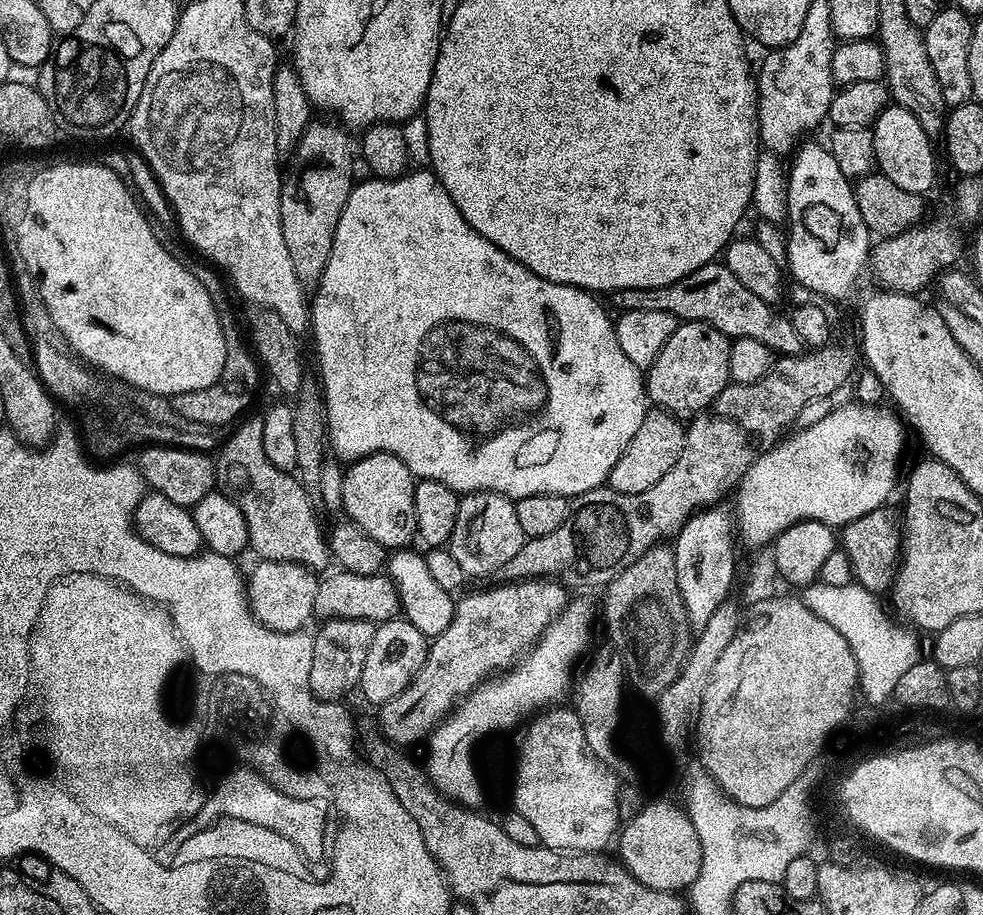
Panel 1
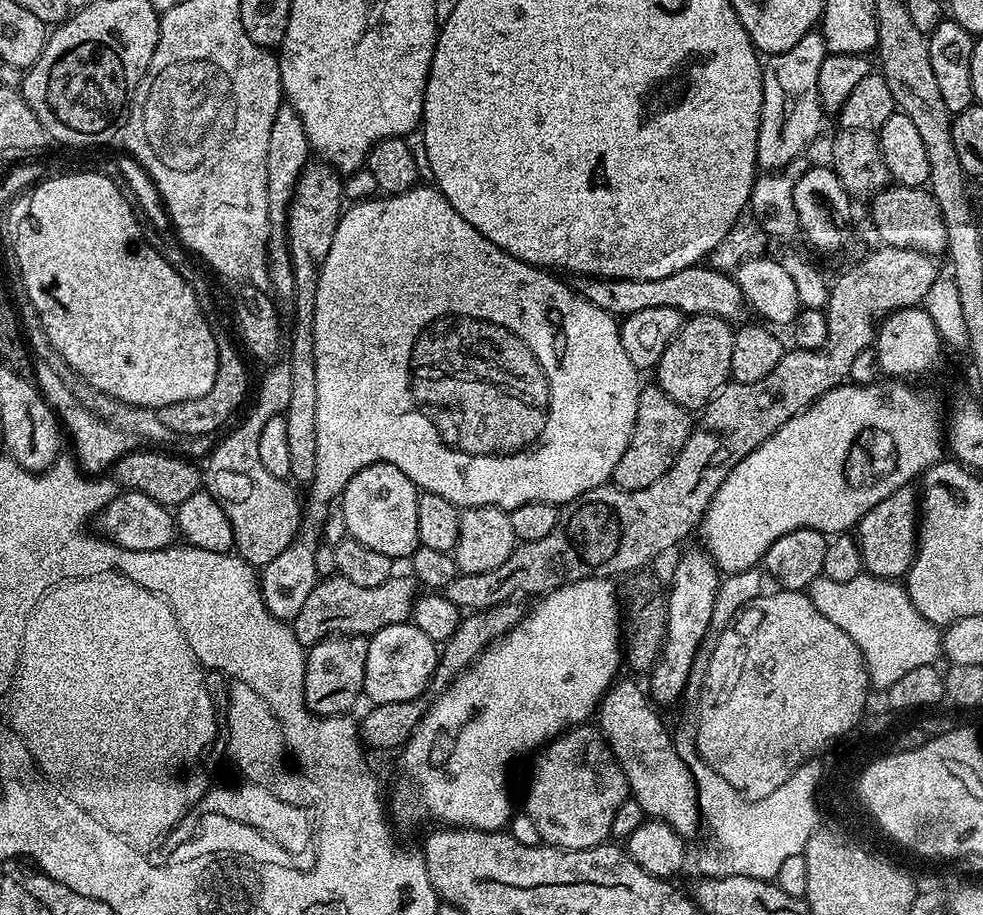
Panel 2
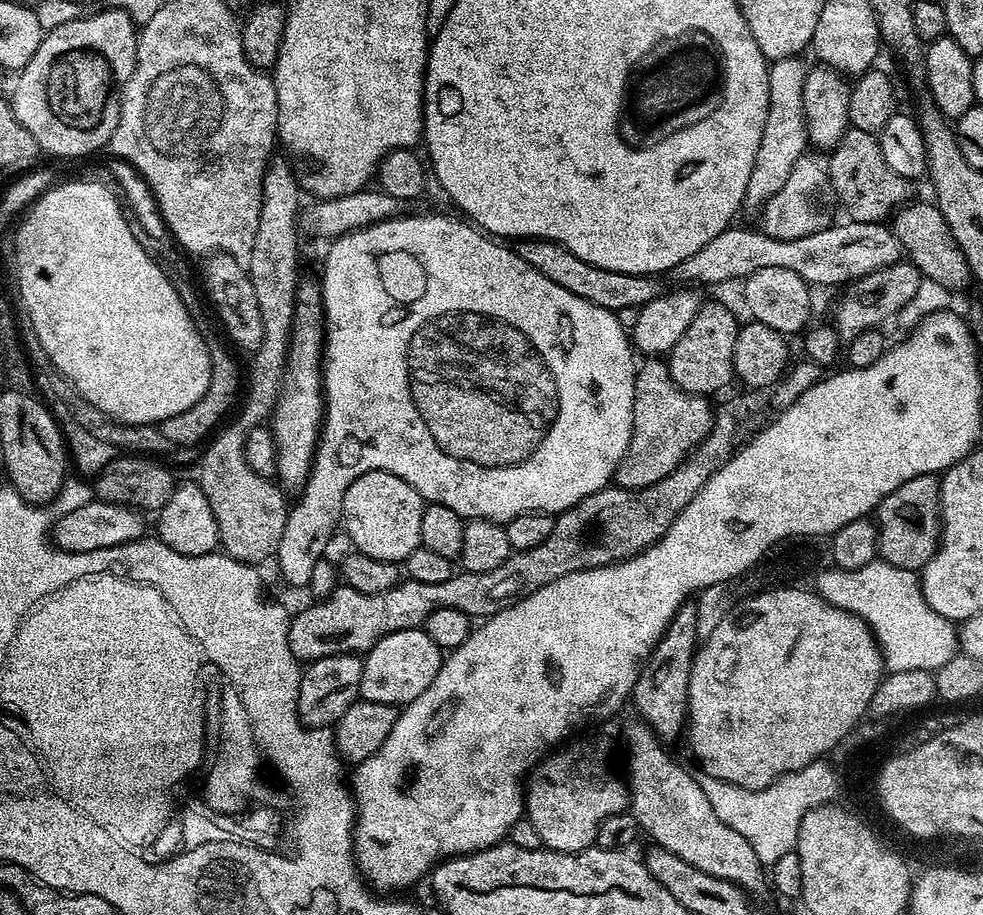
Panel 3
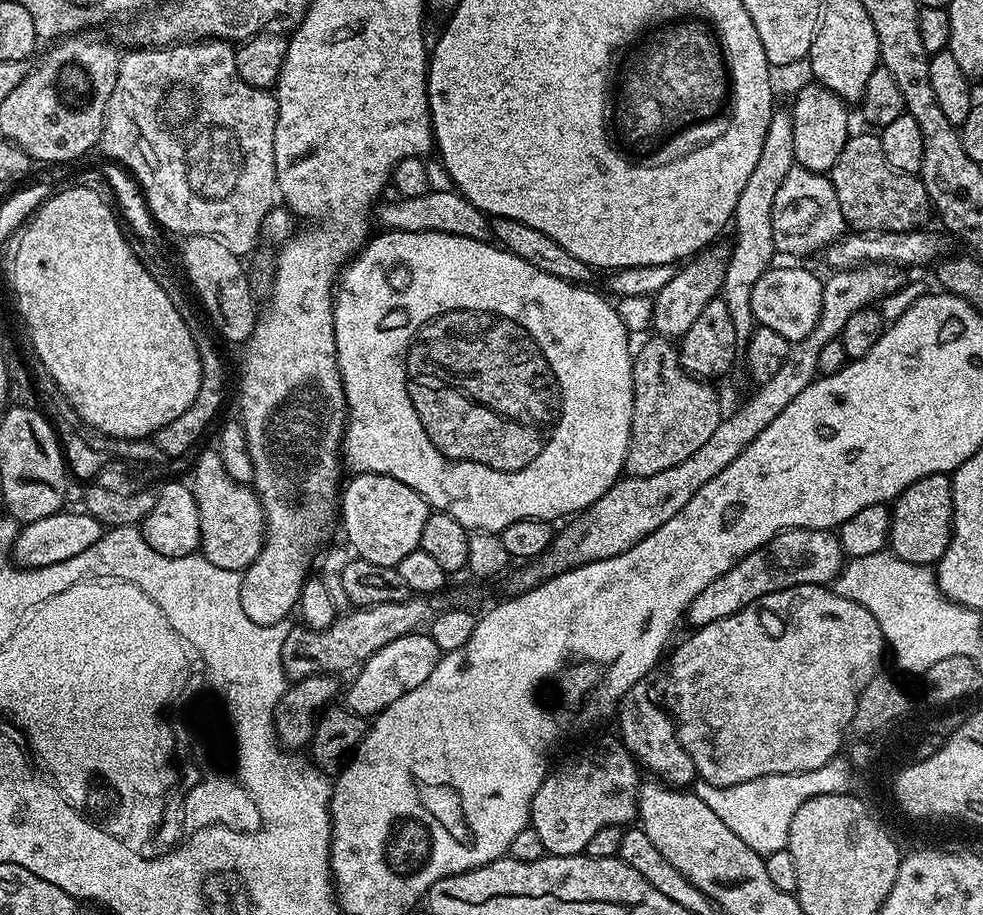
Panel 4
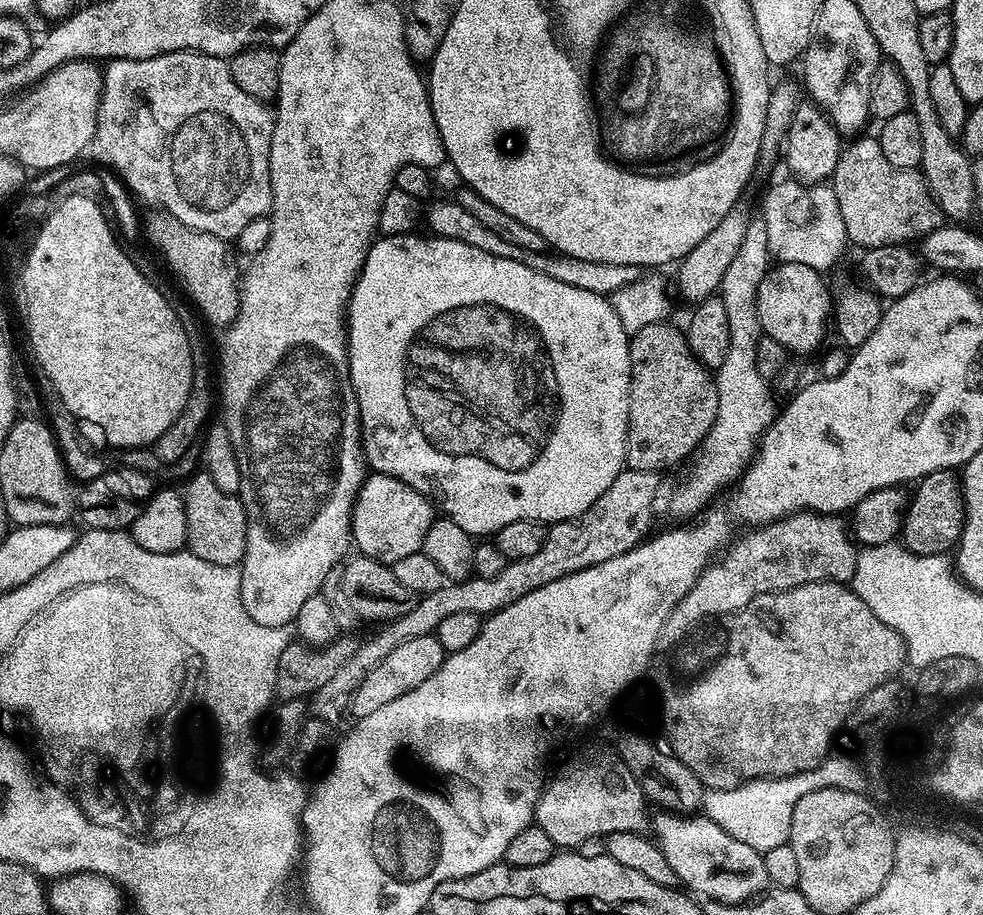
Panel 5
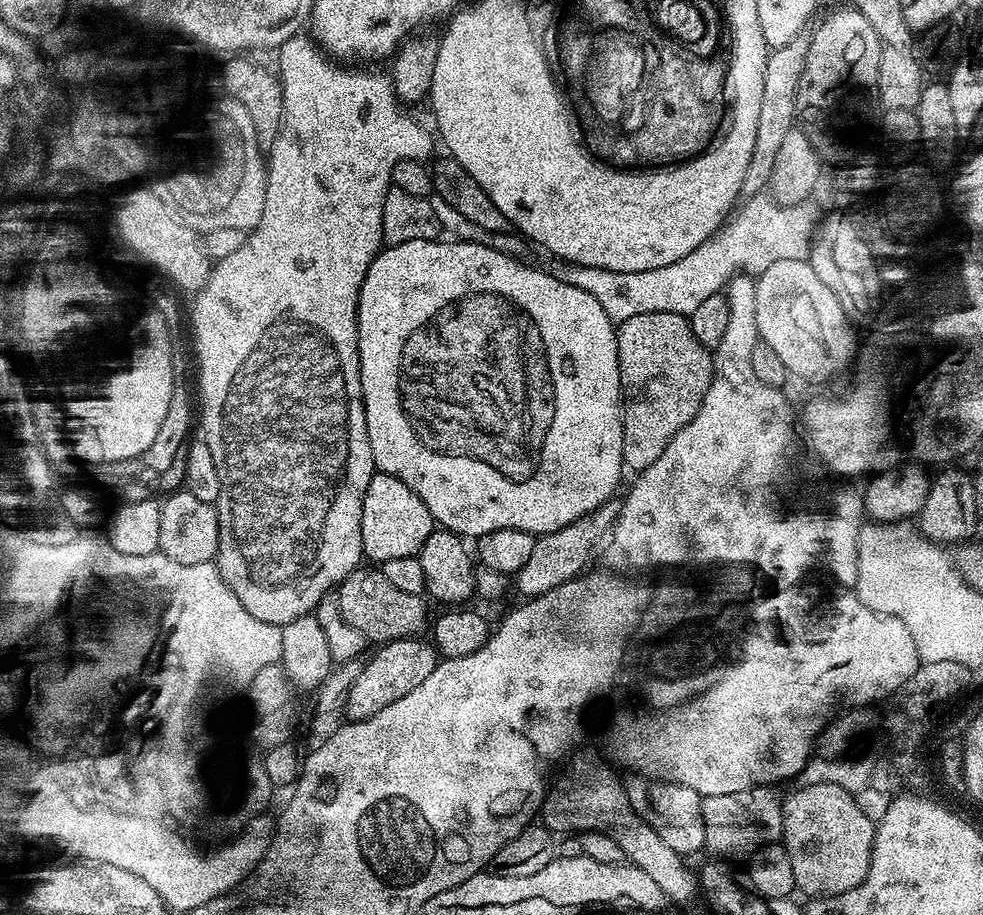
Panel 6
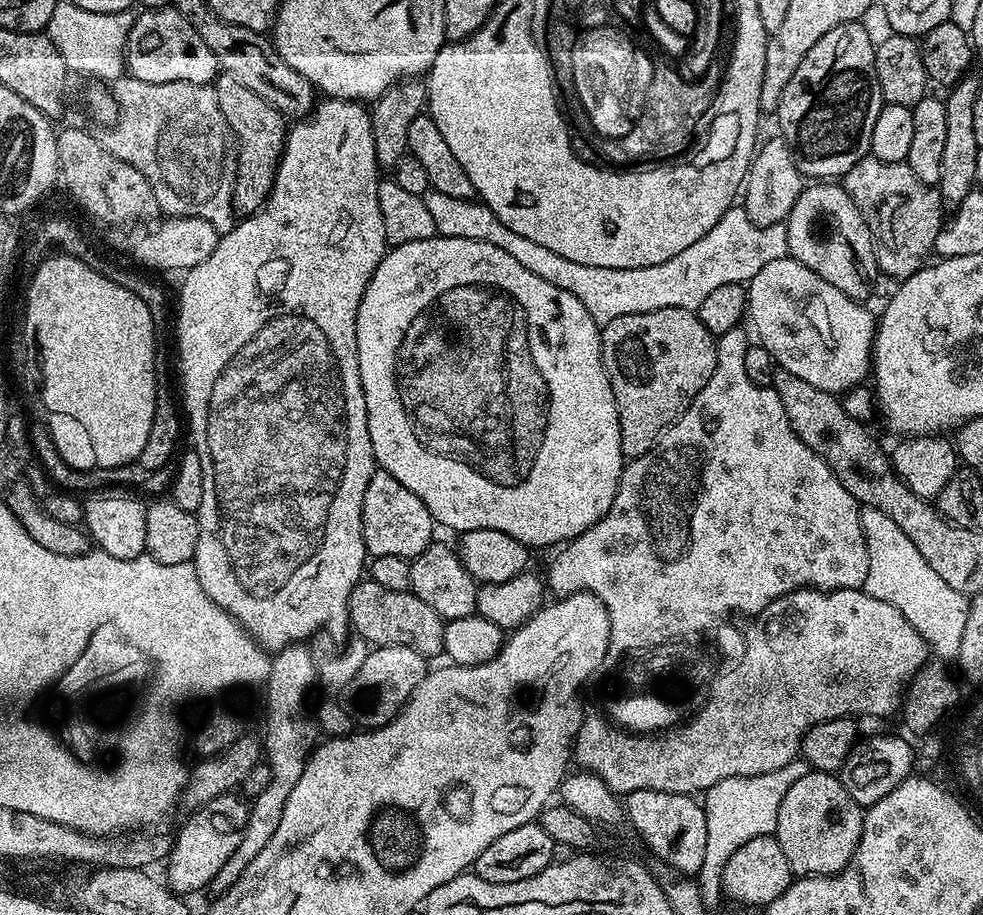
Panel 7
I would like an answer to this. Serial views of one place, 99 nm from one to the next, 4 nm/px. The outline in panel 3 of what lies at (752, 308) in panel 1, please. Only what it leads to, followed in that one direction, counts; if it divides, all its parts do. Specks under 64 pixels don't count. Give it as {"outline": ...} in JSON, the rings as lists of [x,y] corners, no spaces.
{"outline":[[[520,238],[515,241],[514,251],[523,260],[530,262],[530,266],[534,266],[534,270],[538,270],[538,274],[546,274],[546,278],[550,278],[550,282],[558,282],[558,286],[570,290],[570,294],[578,294],[578,298],[586,298],[586,302],[594,302],[594,306],[602,306],[617,314],[624,308],[639,310],[643,304],[655,299],[662,292],[659,279],[615,272],[587,264],[582,262],[582,258],[570,254],[570,250],[566,250],[561,244],[556,244],[552,240]]]}

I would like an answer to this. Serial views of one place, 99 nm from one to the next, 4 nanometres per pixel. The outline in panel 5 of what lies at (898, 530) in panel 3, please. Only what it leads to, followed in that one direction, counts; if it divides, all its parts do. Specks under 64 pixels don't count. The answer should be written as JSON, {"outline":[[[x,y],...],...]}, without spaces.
{"outline":[[[955,471],[932,472],[915,485],[904,513],[902,543],[919,556],[942,556],[960,543],[964,529],[964,485]]]}

